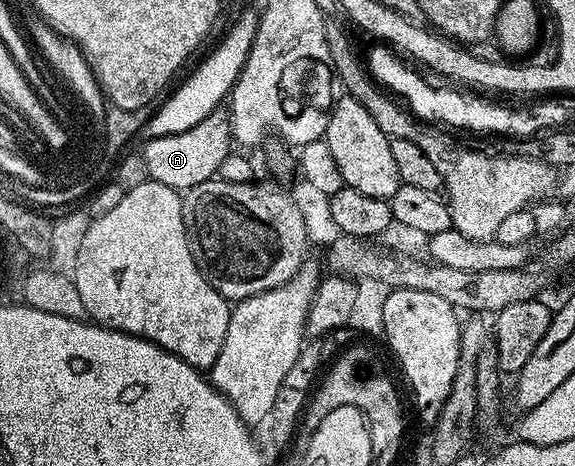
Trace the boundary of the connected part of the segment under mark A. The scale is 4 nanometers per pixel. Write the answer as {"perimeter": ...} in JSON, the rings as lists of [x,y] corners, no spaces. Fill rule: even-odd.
{"perimeter":[[[219,107],[188,131],[152,138],[143,145],[140,152],[147,164],[149,180],[185,191],[211,180],[217,174],[220,163],[224,163],[224,159],[232,152],[230,118],[225,108]]]}

